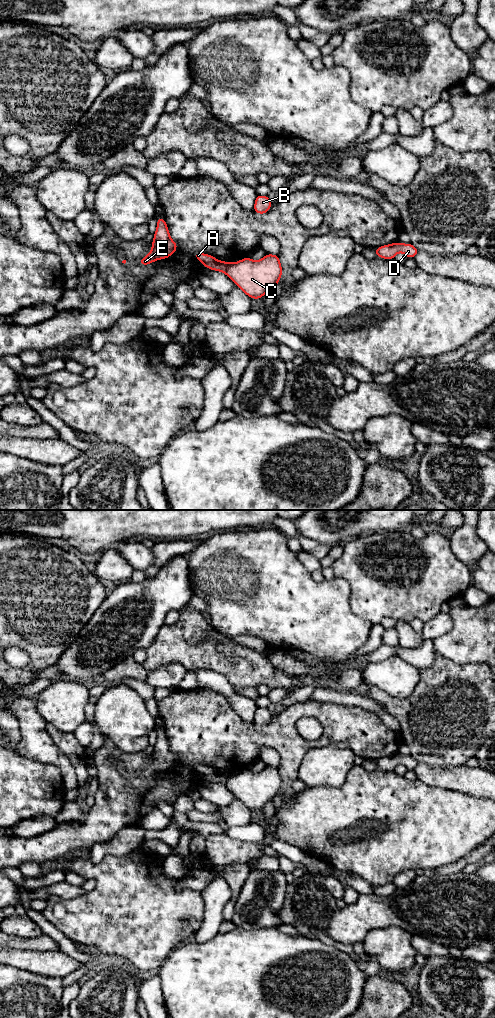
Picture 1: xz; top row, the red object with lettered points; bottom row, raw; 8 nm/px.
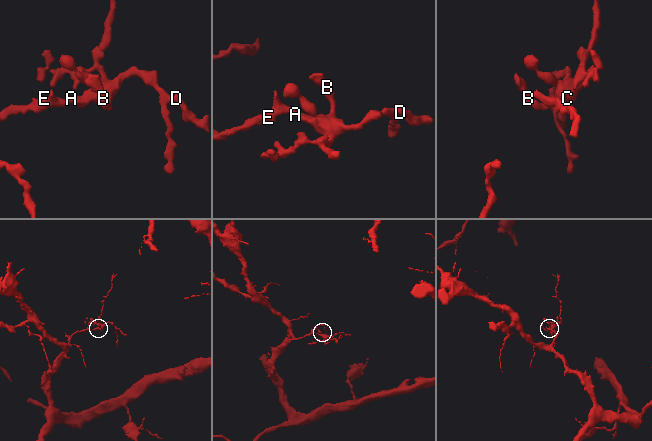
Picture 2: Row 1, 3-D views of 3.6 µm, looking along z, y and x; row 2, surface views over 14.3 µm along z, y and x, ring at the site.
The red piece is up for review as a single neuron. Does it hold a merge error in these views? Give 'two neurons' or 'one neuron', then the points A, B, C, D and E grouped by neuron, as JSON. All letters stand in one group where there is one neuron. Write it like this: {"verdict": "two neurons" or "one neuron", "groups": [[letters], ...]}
{"verdict": "two neurons", "groups": [["A", "E"], ["B", "C", "D"]]}

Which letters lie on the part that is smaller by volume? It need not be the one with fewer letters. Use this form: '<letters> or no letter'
B, C, D

